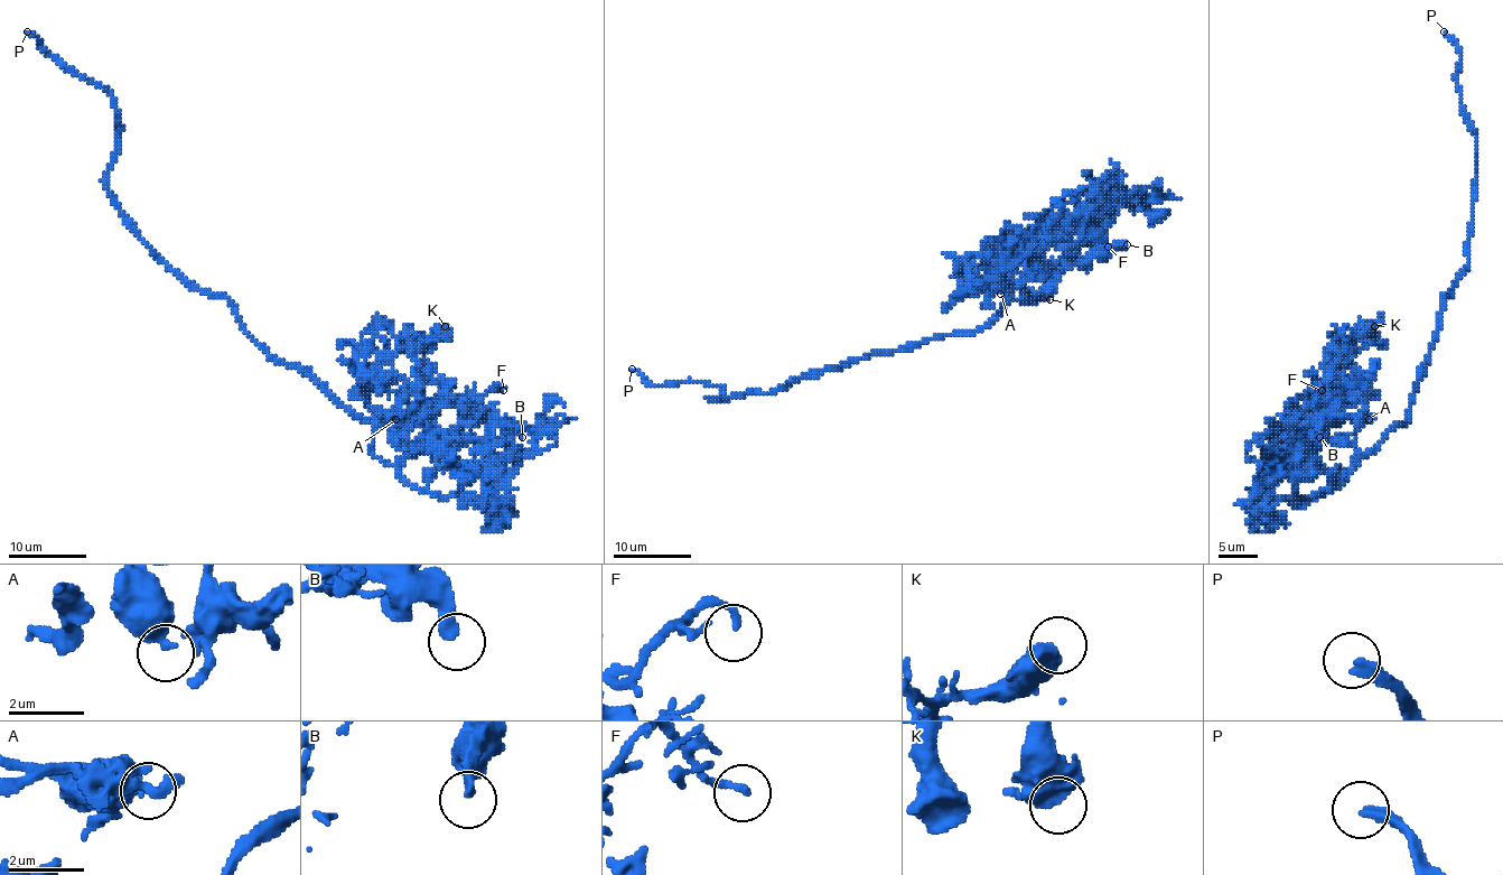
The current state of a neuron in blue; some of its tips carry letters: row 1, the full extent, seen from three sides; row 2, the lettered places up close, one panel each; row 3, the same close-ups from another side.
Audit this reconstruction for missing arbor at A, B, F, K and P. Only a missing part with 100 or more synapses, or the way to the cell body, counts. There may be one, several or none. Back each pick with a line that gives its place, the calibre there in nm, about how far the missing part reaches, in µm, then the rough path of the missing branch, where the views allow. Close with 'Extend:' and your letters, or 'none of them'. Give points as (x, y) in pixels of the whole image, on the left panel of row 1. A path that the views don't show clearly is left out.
P: (27, 31) | 280 nm | 160 µm
Extend: P

